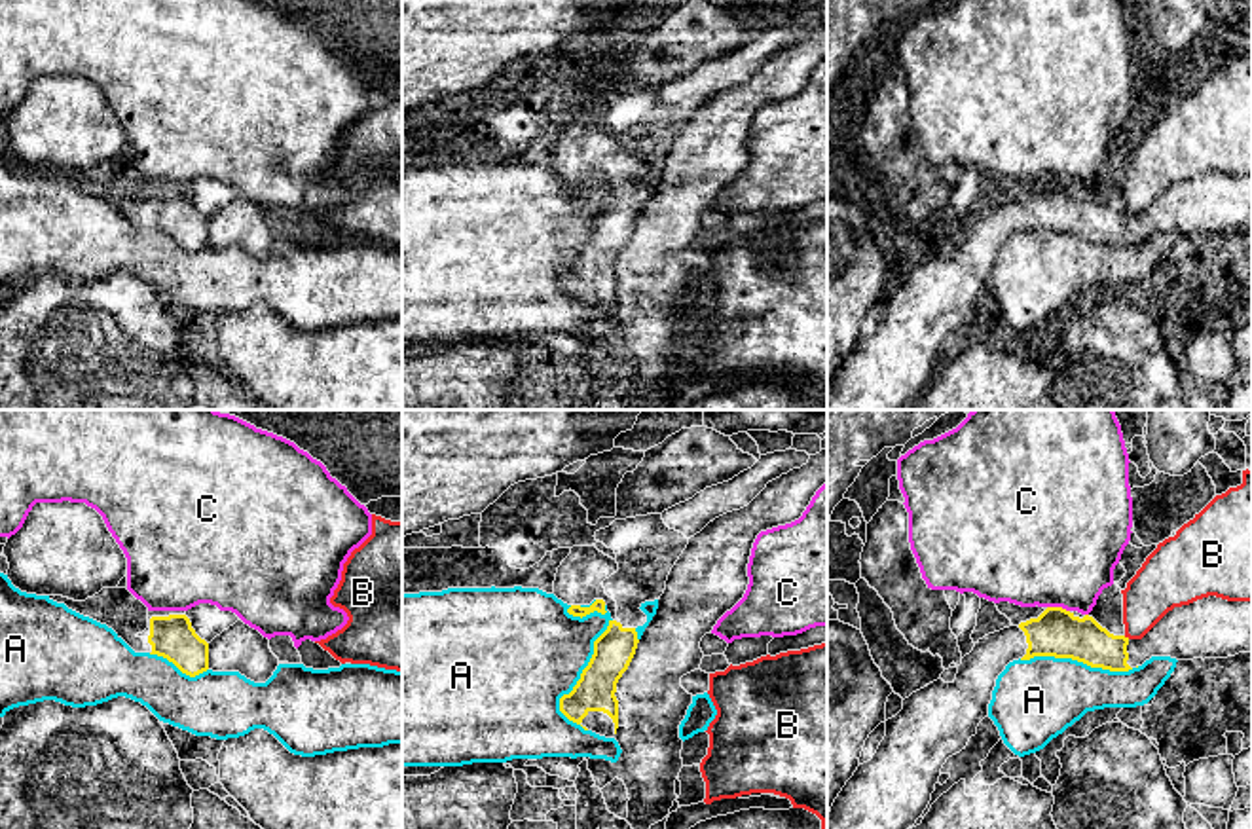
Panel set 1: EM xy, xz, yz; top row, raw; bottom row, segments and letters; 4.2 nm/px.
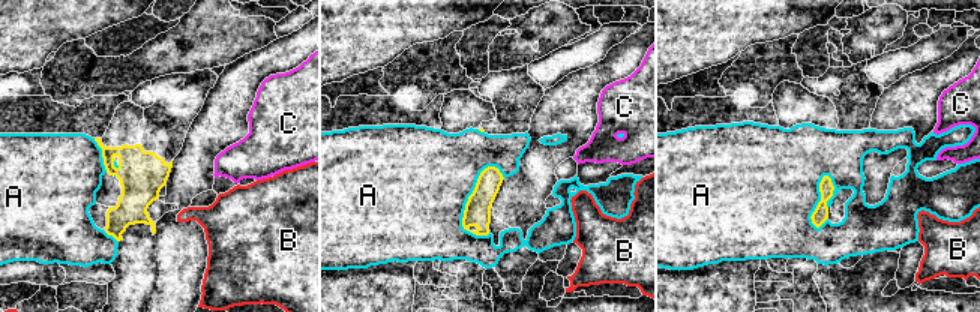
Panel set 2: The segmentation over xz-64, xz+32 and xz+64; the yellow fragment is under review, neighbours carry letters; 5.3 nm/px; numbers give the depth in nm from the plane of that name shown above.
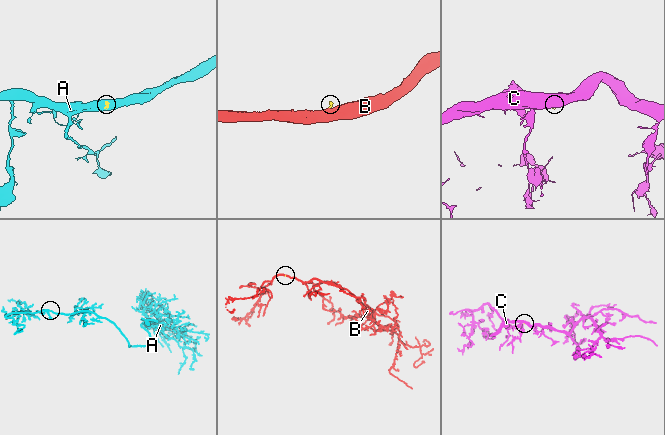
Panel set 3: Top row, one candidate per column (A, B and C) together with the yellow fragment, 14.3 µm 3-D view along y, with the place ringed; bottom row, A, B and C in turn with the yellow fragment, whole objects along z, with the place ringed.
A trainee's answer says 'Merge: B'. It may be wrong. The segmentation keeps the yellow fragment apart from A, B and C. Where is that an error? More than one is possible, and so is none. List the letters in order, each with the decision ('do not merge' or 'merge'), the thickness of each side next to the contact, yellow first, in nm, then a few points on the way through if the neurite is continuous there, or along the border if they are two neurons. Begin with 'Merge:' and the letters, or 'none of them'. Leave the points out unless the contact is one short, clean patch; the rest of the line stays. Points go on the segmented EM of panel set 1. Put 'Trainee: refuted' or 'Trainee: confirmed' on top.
Trainee: refuted
Merge: none of them
A: do not merge | 170/460 nm
B: do not merge | 190/220 nm | along yz (1123, 636), (1129, 638)
C: do not merge | 200/500 nm | along yz (1048, 606), (1059, 606), (1068, 611)

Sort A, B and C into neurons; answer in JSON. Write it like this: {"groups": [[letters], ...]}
{"groups": [["A"], ["B"], ["C"]]}

